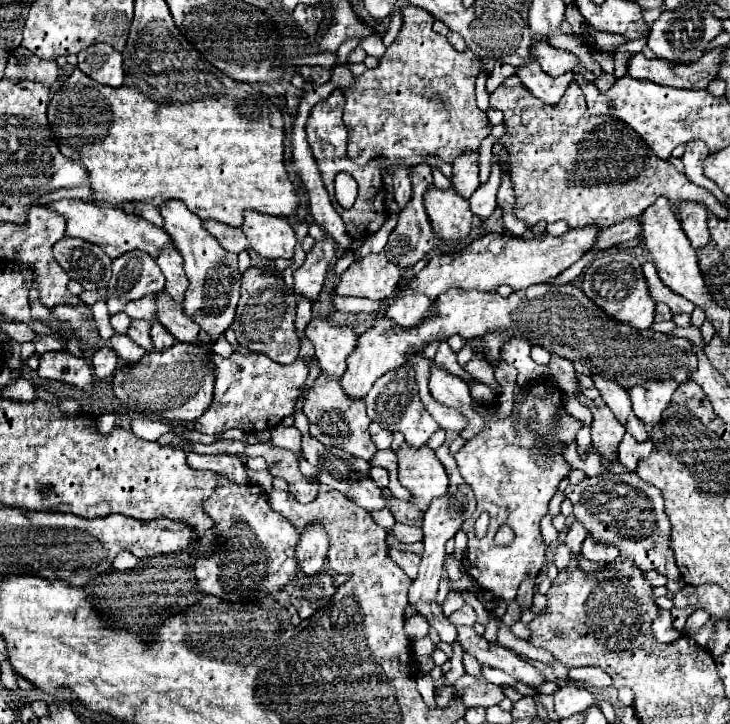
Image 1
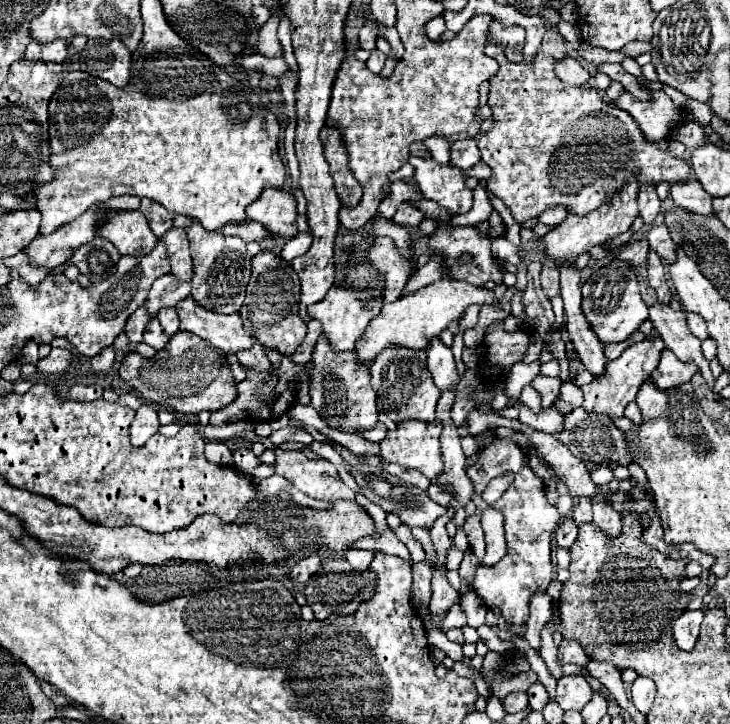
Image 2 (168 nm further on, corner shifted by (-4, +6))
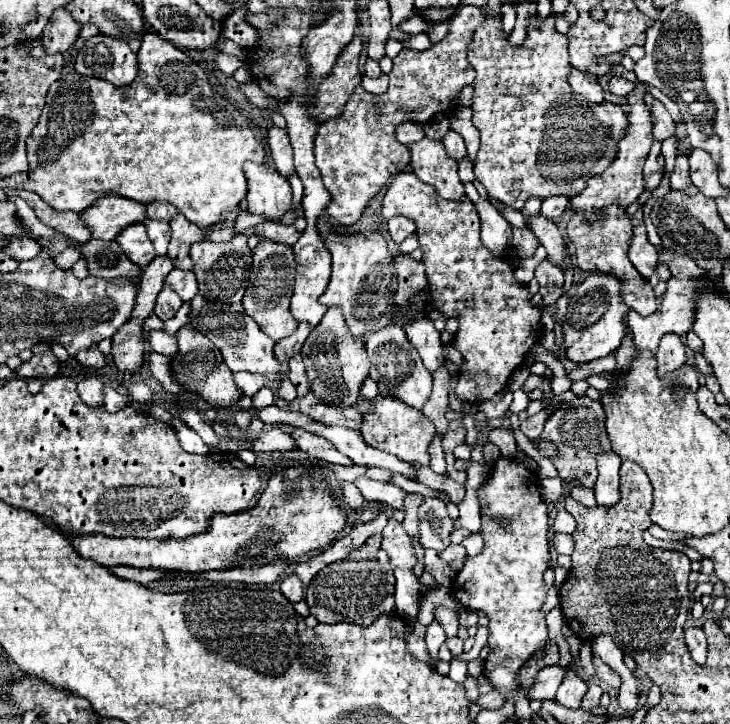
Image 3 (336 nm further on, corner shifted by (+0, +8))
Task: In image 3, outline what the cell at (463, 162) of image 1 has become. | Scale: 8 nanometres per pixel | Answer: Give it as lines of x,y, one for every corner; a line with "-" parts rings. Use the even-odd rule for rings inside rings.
450,129
450,131
444,135
442,143
444,143
444,147
446,147
446,151
448,151
450,157
454,157
454,159
462,159
462,157
466,155
464,139
462,139
462,135
458,135
456,131

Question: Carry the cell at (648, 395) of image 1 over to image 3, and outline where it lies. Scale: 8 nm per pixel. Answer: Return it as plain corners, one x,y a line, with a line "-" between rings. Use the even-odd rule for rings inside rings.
666,333
660,339
658,351
656,351
656,361
658,361
658,375
660,377
664,377
668,371
676,371
682,365
686,365
686,349
684,349
678,335

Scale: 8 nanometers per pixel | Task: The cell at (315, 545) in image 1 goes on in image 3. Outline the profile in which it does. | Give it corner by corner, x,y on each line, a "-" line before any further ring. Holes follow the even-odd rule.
292,573
288,577
284,577
284,581
280,585
280,591
282,591
282,595
286,595
286,599
290,603
298,603
298,599
304,599
304,587
302,587
300,579

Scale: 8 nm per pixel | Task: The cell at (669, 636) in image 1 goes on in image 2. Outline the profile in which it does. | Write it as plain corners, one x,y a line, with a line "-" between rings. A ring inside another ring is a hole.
688,609
672,623
672,635
680,649
690,651
694,647
702,619
704,619
704,609
694,609
694,611

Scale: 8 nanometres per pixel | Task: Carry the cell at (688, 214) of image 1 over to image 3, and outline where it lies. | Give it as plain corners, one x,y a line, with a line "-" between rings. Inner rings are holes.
676,157
676,165
670,173
670,185
676,191
684,191
686,195
698,193
698,189
694,187
694,183
690,181
690,175
688,175
688,159
678,159

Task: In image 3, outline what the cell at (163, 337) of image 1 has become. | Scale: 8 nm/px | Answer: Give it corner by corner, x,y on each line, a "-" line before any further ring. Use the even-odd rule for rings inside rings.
164,287
158,295
158,301
156,301
156,307
154,307
154,313
158,319
162,321
168,321
176,315
176,311
180,309
182,305
182,299
178,297
178,293
172,289
172,287

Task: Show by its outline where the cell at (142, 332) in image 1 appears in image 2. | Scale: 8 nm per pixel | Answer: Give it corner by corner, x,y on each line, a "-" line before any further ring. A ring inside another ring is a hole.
152,317
152,319
148,321
146,329
144,329
144,341
146,341
150,347
154,347
154,349
164,349
164,345
168,343
168,339
170,339
170,337
162,331
160,323
156,321
156,317

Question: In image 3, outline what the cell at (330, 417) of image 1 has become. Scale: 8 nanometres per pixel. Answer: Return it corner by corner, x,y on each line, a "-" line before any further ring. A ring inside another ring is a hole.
330,307
322,321
310,331
302,347
304,365
308,371
310,389
330,407
352,407
358,401
364,377
370,371
370,361
364,347
364,335
350,335
340,307

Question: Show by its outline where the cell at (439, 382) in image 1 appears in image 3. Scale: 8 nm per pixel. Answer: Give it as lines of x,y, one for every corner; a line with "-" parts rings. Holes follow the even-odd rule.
428,317
416,319
416,323
406,323
404,331
408,335
408,341
418,349
424,367
428,371
436,371
444,363
444,355
440,333
434,329
434,323

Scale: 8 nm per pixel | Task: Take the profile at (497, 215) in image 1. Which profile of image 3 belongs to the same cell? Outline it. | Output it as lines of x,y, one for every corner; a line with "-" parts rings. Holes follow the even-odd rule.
482,11
486,21
476,27
474,31
474,37
470,41
470,51
468,51
468,61
470,65
474,67
476,71
476,81
474,81
474,97
472,97
472,123
474,127
480,131
480,149
478,149
478,155
474,159
474,175
476,179
486,187
488,191
488,197
494,199
494,201
502,201
514,209
522,209
526,199
536,195
540,199
546,199
550,195
568,195
568,197
574,197
578,195
584,187
586,187
586,181
596,175
596,173
602,173
616,157
616,143
624,137
624,131
628,127
628,117
626,113
622,111
620,105
614,105
614,103
602,103
602,105
596,105
596,103
586,103
586,99
582,99
582,95
574,95
574,91
570,91
568,87
568,73
570,73
570,61
568,61
568,39
566,35
558,35
554,31
554,19
548,17
544,21
530,17
530,23
527,26
527,38
523,45
516,47
516,45
510,45
508,43
508,35
504,33
502,29
502,15
500,11

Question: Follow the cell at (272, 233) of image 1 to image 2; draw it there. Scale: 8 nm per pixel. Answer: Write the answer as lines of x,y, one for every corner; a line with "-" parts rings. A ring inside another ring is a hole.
266,187
264,193
246,209
250,221
266,225
272,239
292,239
298,235
296,201
282,189

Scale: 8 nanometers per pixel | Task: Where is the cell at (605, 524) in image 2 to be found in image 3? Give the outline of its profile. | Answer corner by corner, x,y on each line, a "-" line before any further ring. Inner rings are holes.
602,451
596,455
598,479
594,485
598,505
614,505
618,503
618,471
622,465
622,457
614,451

